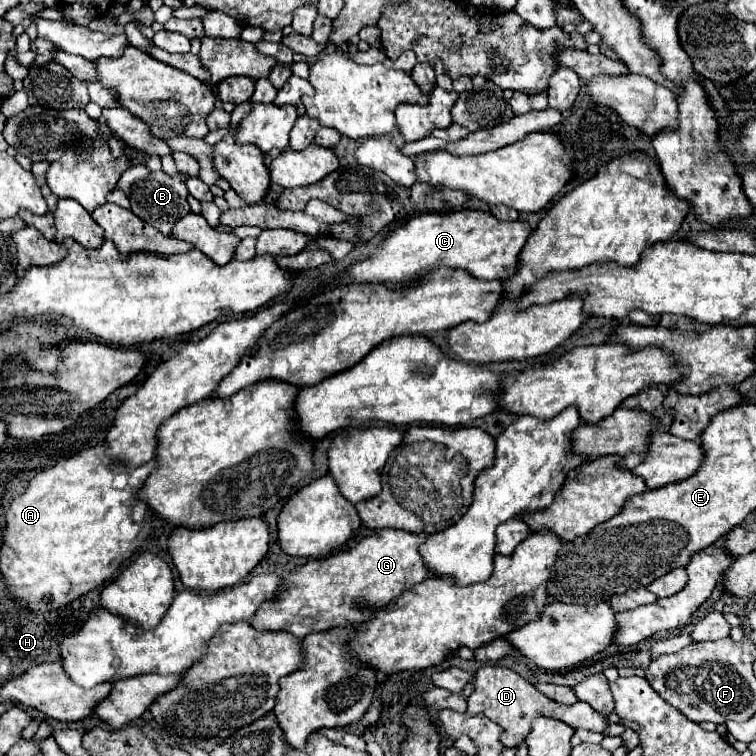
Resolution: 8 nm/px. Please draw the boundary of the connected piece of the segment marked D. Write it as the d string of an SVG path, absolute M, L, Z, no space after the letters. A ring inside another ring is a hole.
M481 667L475 673L475 691L469 697L469 707L467 713L469 715L485 715L491 721L495 721L503 733L501 733L501 743L505 747L519 747L525 737L531 731L531 723L535 717L553 717L553 719L561 719L571 727L581 727L581 729L589 729L589 731L597 731L603 733L609 725L607 715L597 713L591 705L585 705L583 701L577 701L575 705L561 705L557 701L549 701L541 691L537 691L529 681L525 681L521 675L517 675L515 671L507 669L507 667Z

